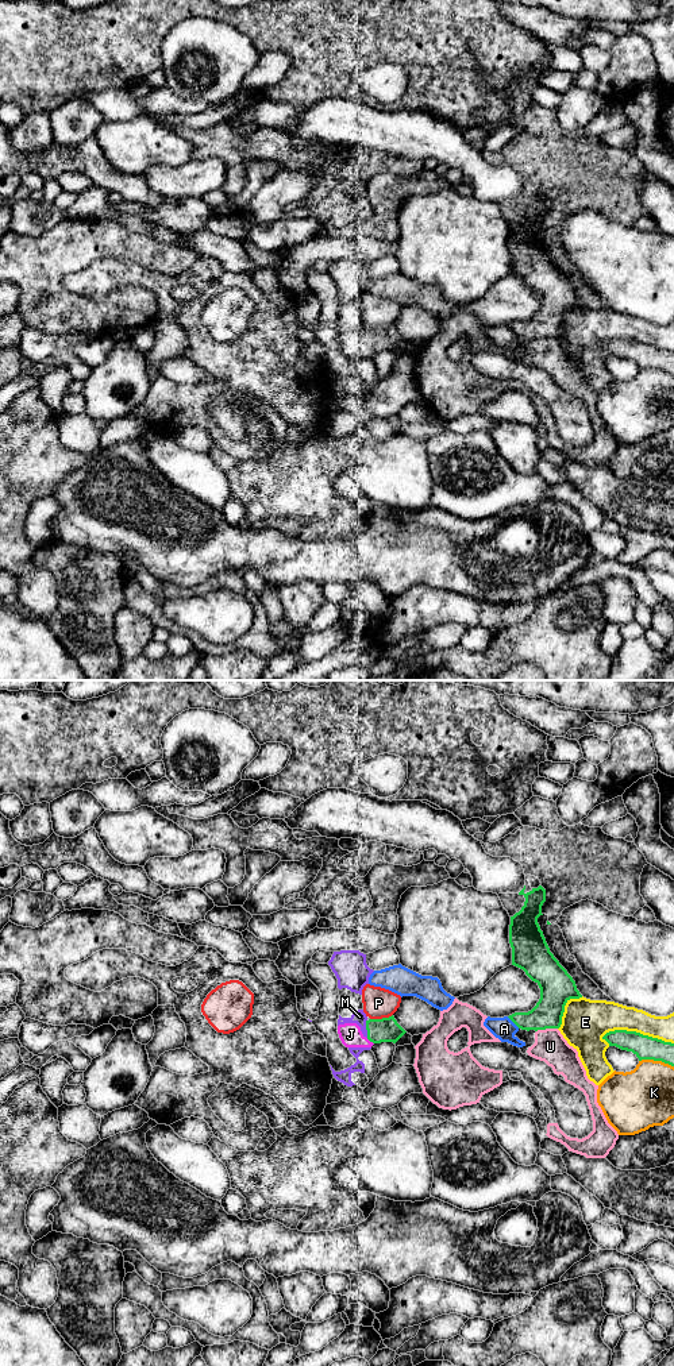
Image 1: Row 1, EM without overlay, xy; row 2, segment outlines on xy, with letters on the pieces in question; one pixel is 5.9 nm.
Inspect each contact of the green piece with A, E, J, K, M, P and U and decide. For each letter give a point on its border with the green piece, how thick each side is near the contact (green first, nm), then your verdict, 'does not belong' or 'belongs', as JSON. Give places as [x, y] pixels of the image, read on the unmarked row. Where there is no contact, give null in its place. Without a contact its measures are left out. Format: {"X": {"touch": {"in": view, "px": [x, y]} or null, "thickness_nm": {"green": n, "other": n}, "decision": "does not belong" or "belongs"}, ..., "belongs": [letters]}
{"A": {"touch": {"in": "xy", "px": [513, 331]}, "thickness_nm": {"green": 180, "other": 140}, "decision": "does not belong"}, "E": {"touch": {"in": "xy", "px": [638, 342]}, "thickness_nm": {"green": 140, "other": 200}, "decision": "does not belong"}, "J": {"touch": {"in": "xy", "px": [370, 350]}, "thickness_nm": {"green": 140, "other": 140}, "decision": "belongs"}, "K": {"touch": {"in": "xy", "px": [657, 369]}, "thickness_nm": {"green": 140, "other": 360}, "decision": "does not belong"}, "M": {"touch": {"in": "xy", "px": [366, 338]}, "thickness_nm": {"green": 140, "other": 80}, "decision": "does not belong"}, "P": {"touch": {"in": "xy", "px": [382, 327]}, "thickness_nm": {"green": 140, "other": 180}, "decision": "does not belong"}, "U": {"touch": {"in": "xy", "px": [546, 336]}, "thickness_nm": {"green": 200, "other": 190}, "decision": "does not belong"}, "belongs": ["J"]}

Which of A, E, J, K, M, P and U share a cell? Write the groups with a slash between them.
A / E / J / K / M / P / U

